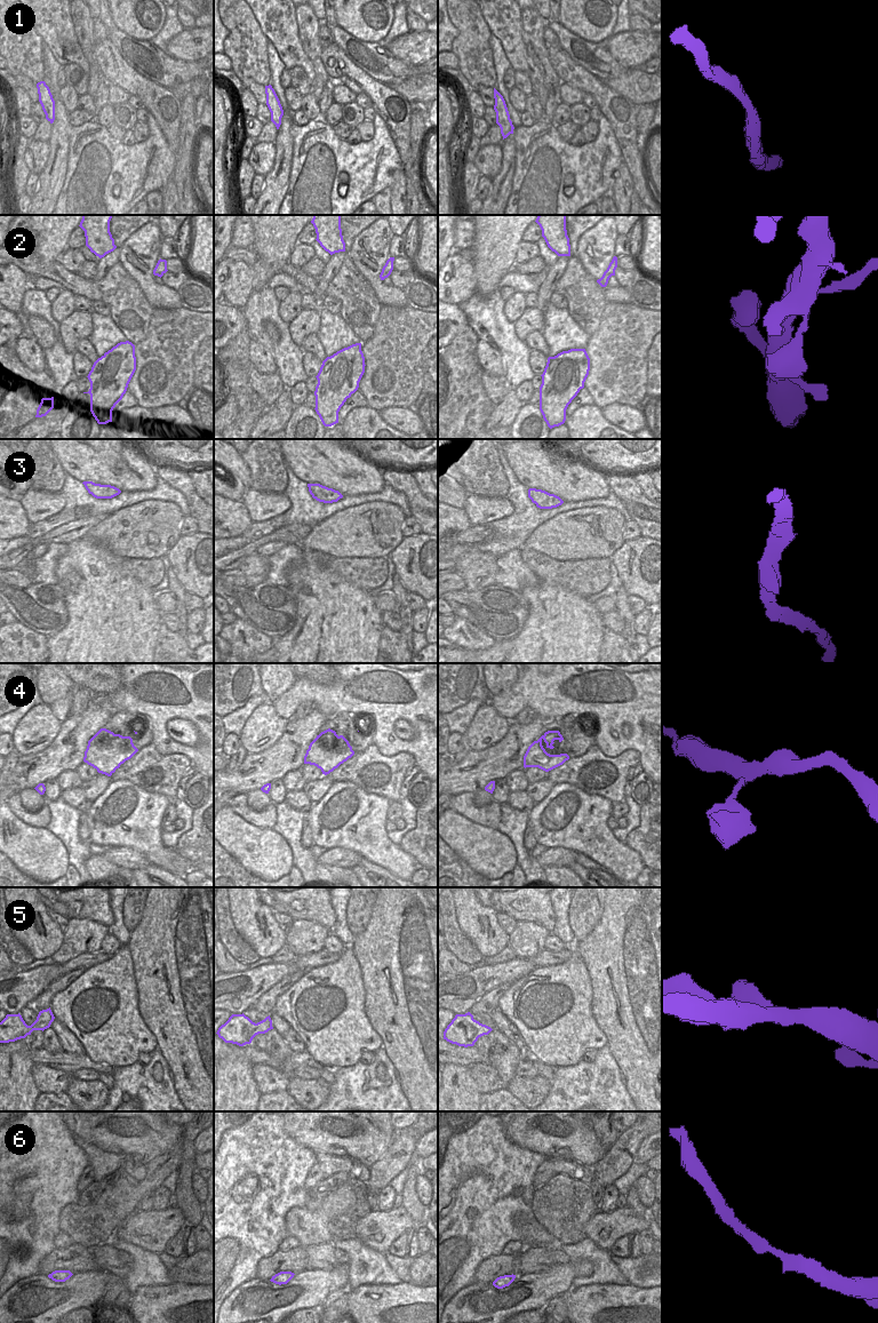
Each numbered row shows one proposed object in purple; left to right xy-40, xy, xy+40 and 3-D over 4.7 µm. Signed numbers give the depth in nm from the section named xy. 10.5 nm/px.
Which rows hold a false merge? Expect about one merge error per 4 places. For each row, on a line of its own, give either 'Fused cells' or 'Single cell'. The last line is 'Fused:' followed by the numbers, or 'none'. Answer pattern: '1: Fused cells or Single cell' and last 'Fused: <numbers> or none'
1: Single cell
2: Single cell
3: Single cell
4: Single cell
5: Single cell
6: Single cell
Fused: none.

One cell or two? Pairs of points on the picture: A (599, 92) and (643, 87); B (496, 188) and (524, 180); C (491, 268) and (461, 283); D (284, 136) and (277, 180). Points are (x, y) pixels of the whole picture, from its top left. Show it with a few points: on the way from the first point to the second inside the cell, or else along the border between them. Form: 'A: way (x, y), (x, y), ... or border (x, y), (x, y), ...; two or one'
A: border (601, 80), (637, 105); two
B: border (515, 157), (512, 188), (507, 202); two
C: border (470, 262), (475, 275), (476, 292); two
D: way (284, 146), (285, 159), (282, 169); one

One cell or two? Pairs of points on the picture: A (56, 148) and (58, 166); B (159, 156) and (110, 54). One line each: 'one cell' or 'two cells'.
A: one cell
B: two cells

